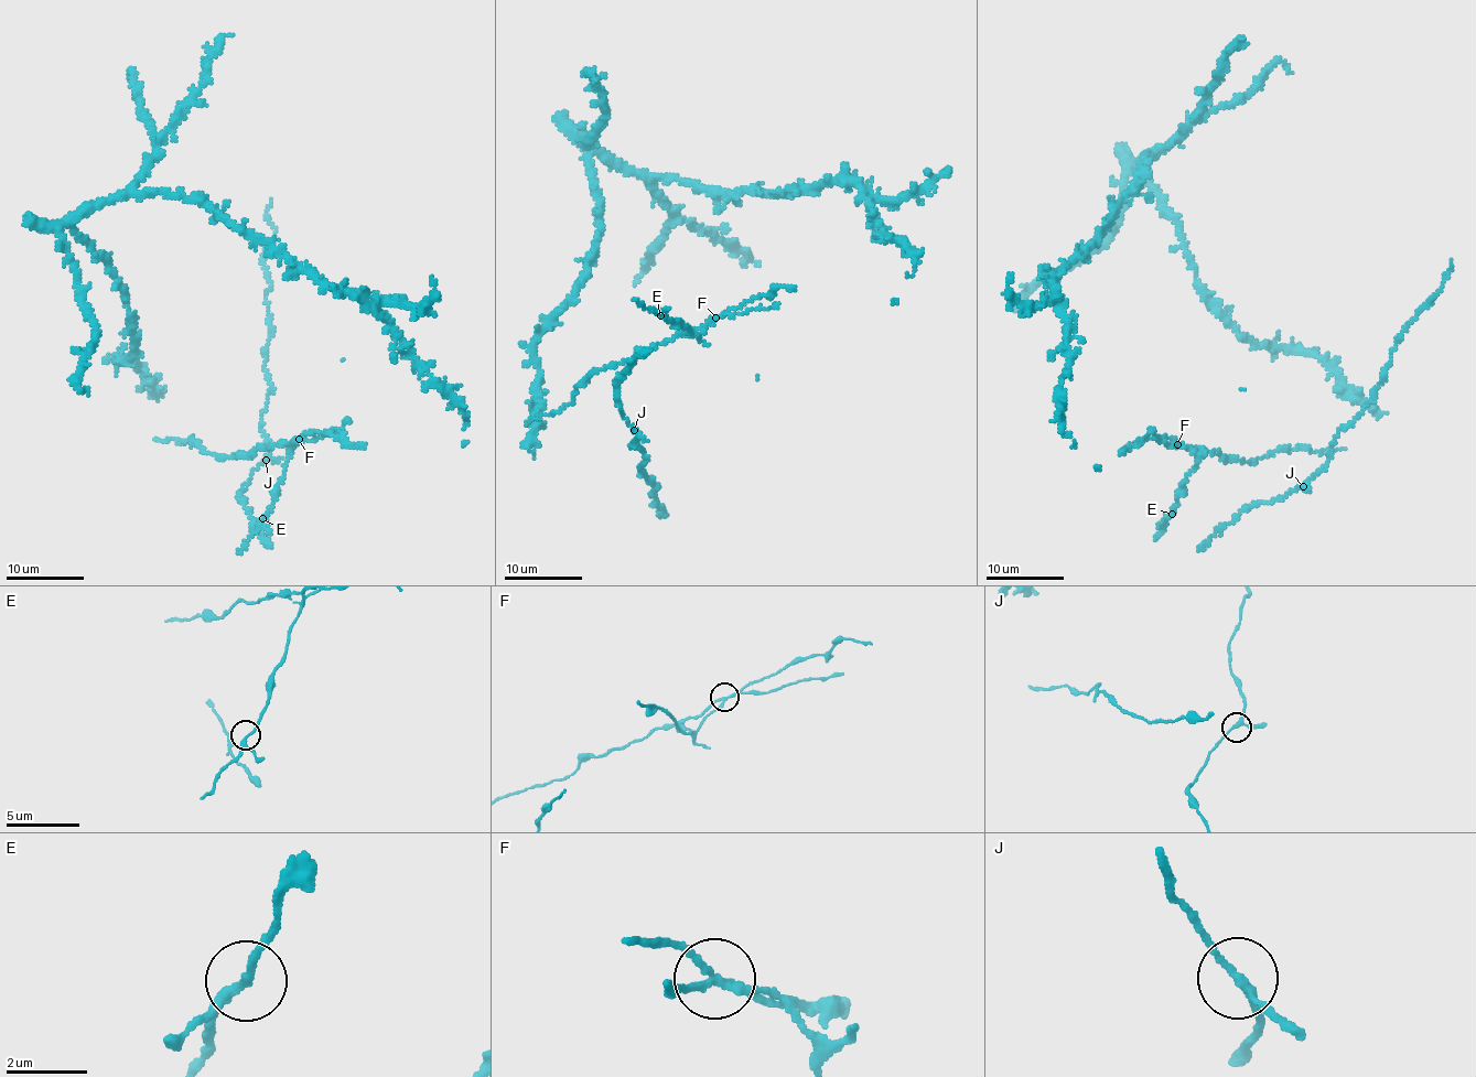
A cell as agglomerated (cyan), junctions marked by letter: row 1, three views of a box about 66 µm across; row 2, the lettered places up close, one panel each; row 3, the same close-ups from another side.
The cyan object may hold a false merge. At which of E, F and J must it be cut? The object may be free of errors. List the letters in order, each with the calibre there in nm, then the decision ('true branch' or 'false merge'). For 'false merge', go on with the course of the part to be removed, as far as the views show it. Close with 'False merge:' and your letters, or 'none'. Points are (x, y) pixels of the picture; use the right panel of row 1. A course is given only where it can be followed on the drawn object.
E: calibre 190 nm; true branch
F: calibre 180 nm; false merge; course (1178, 444), (1243, 462), (1256, 462), (1280, 450), (1304, 447), (1314, 453), (1345, 448)
J: calibre 180 nm; true branch
False merge: F

